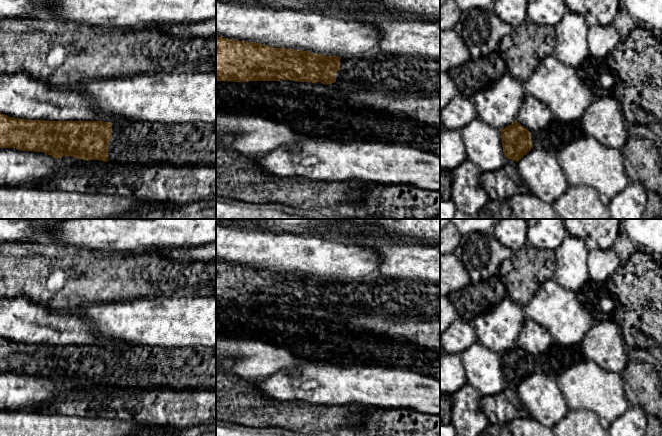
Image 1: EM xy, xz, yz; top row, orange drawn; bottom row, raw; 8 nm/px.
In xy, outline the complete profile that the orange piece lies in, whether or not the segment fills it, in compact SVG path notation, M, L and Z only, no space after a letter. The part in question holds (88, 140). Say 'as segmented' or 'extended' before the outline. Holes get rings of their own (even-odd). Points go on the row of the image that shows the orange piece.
extended; M0 113L0 148L44 152L56 159L73 156L77 159L100 160L120 166L214 165L216 164L216 124L164 125L136 121L44 121L19 119Z

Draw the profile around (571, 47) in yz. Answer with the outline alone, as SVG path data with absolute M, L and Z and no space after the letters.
M566 11L555 26L555 47L551 53L563 64L576 69L589 56L588 28L580 14Z

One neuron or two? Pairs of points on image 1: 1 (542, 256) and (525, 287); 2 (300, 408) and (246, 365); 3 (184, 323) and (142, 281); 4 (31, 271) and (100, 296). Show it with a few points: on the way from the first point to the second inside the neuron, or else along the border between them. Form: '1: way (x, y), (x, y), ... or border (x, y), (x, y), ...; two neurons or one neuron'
1: way (534, 264), (525, 273), (525, 279); one neuron
2: border (231, 374), (246, 379), (253, 384); two neurons
3: border (171, 294), (134, 299); two neurons
4: way (42, 290), (48, 296), (81, 296); one neuron

